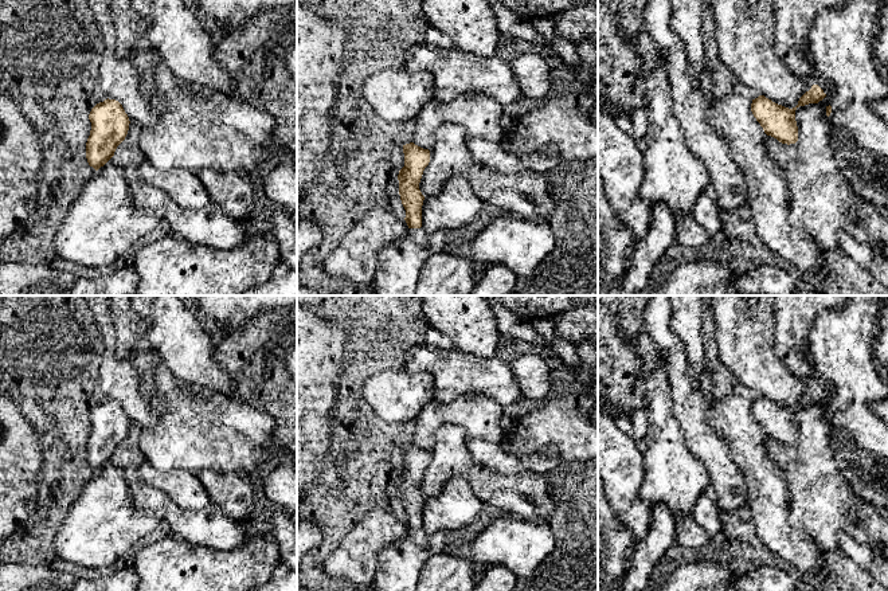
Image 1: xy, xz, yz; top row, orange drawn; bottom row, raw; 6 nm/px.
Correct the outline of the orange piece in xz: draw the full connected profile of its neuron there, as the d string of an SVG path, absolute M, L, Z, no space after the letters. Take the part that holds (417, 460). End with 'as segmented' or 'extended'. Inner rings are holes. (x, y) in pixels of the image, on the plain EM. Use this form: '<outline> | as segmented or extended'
M410 443L403 446L403 454L404 467L398 481L408 533L379 552L373 591L416 591L425 564L446 545L446 533L430 535L422 528L425 497L419 484L430 463L430 451Z | extended

